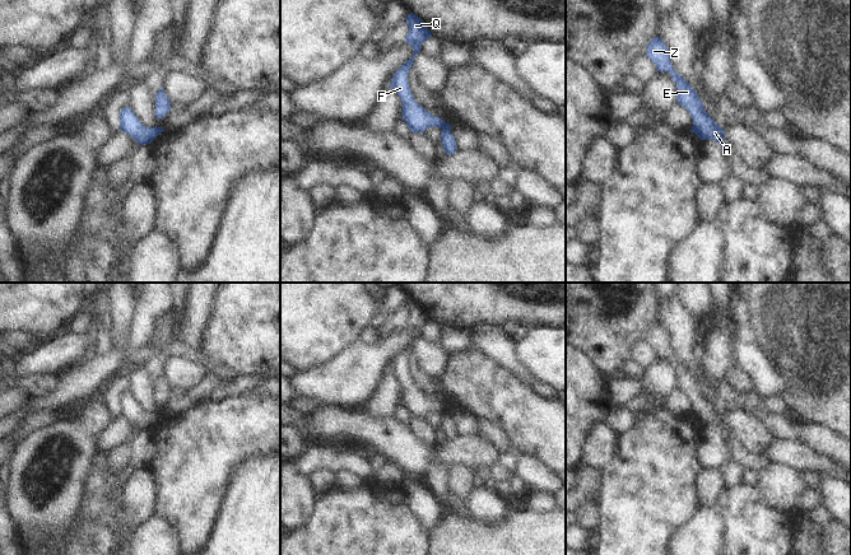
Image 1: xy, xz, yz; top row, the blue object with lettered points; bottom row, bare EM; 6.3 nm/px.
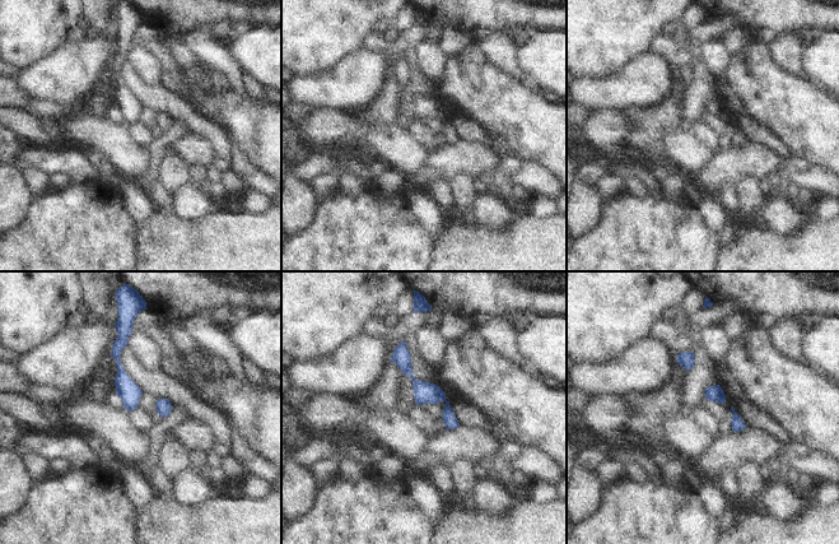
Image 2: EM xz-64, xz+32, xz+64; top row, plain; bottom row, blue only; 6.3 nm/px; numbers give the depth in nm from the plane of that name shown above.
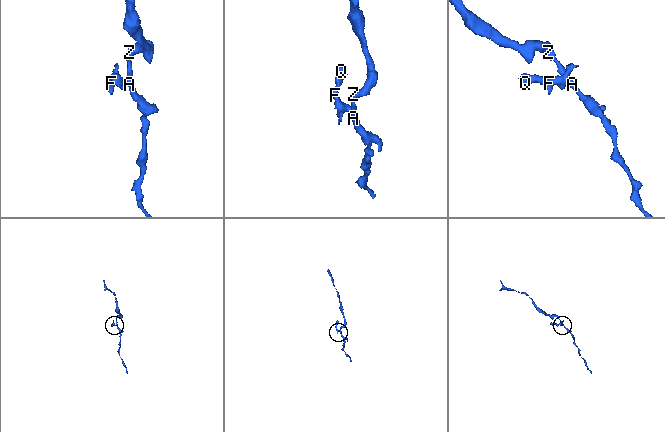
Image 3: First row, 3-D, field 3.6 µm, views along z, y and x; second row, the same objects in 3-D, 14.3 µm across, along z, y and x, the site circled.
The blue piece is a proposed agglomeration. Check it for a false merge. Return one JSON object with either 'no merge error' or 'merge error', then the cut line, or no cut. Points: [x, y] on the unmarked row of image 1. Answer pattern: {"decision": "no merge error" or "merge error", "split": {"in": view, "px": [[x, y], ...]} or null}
{"decision": "merge error", "split": {"in": "xz", "px": [[446, 409], [442, 413]]}}

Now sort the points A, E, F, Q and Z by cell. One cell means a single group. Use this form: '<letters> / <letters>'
A E Z / F Q

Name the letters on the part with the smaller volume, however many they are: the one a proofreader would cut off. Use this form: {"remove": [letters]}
{"remove": ["F", "Q"]}

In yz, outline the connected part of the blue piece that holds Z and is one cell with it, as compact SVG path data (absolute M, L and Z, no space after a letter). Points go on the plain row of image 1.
M660 322L652 323L648 327L646 341L656 350L659 358L668 356L673 363L678 376L676 388L683 391L690 398L693 404L693 418L701 425L715 425L721 430L722 435L727 434L724 423L724 412L719 411L708 401L697 377L674 355L670 346L670 336Z

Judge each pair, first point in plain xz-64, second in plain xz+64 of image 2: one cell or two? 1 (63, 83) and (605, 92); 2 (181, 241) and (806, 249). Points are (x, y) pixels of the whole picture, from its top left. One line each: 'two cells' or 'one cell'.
1: one cell
2: one cell

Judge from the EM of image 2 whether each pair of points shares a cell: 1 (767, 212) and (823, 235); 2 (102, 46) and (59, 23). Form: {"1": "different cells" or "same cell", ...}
{"1": "different cells", "2": "different cells"}

